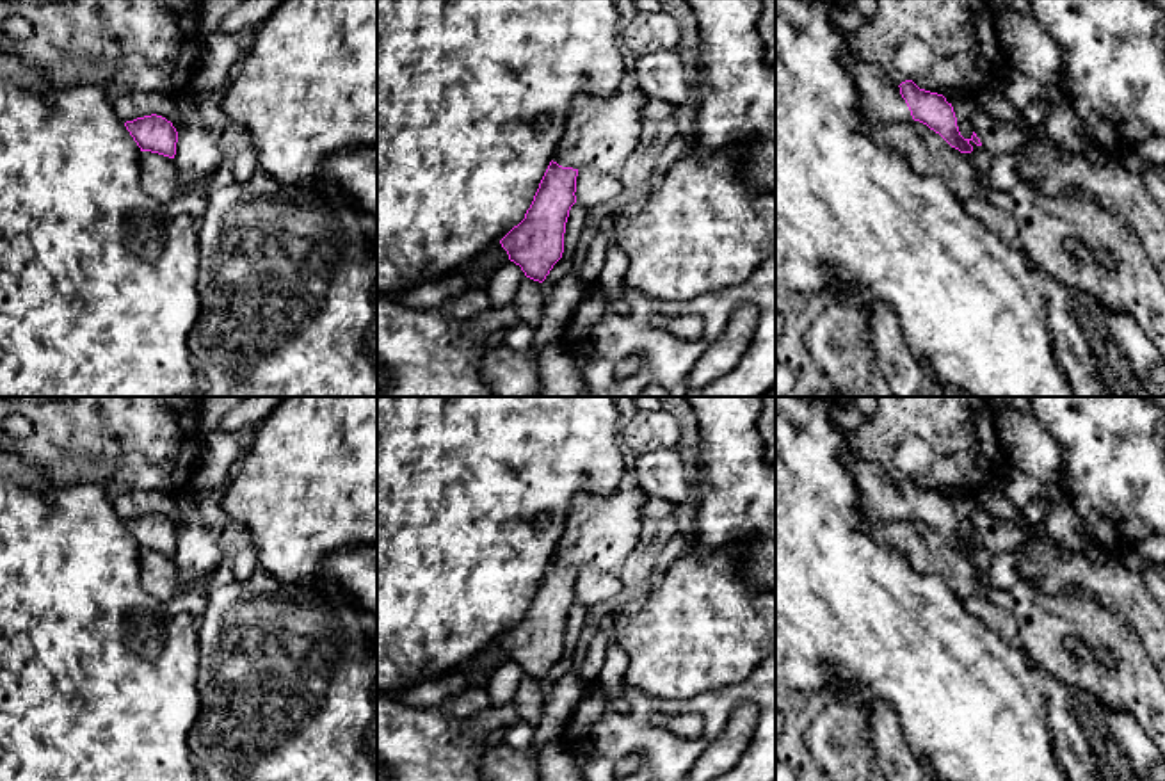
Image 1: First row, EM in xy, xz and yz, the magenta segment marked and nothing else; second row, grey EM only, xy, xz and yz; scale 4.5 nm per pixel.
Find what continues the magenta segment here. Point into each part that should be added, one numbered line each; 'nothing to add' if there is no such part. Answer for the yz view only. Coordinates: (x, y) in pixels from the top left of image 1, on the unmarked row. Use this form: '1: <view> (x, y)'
1: yz (881, 497)

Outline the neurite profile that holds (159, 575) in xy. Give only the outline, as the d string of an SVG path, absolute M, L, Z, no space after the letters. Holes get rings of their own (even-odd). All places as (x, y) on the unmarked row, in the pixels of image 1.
M151 550L141 552L139 582L148 594L162 603L187 591L187 584L180 580L174 559Z

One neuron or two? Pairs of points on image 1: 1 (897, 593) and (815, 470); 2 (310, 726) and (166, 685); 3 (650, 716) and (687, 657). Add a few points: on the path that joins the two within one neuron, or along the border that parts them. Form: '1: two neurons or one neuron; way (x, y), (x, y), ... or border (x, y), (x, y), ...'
1: one neuron; way (867, 563), (815, 511), (815, 500)
2: two neurons; border (198, 652), (196, 691), (200, 712), (187, 735)
3: two neurons; border (626, 684), (657, 698), (696, 698), (701, 694)

